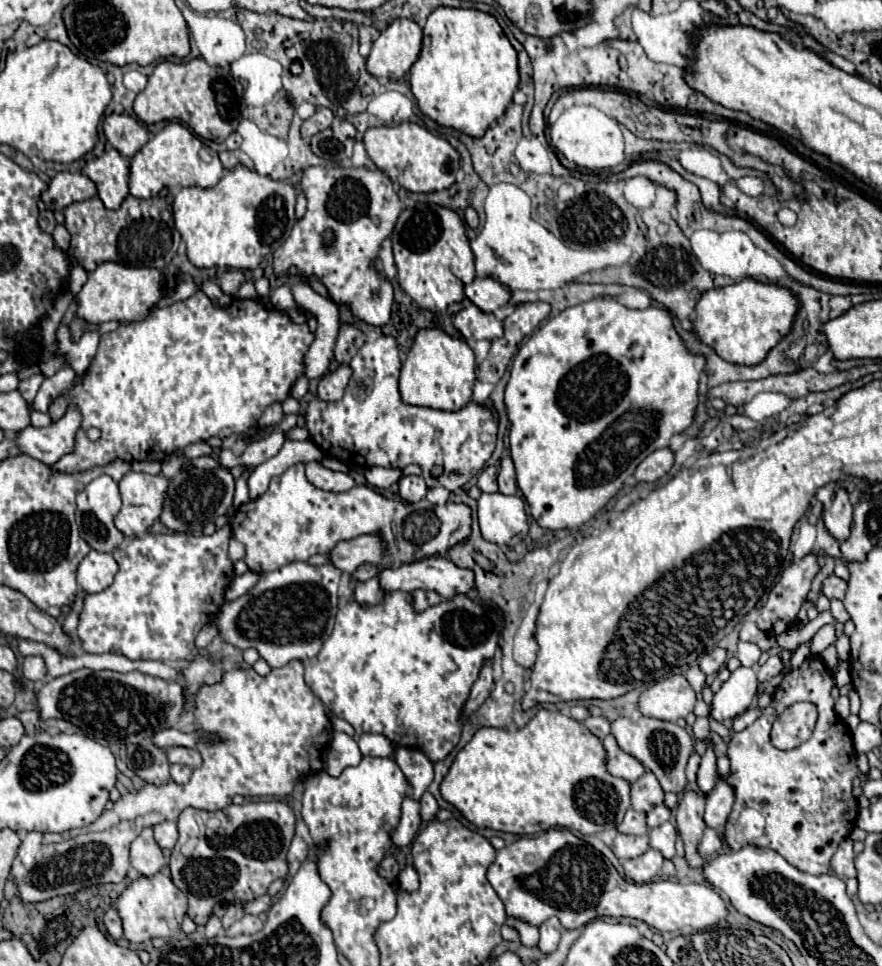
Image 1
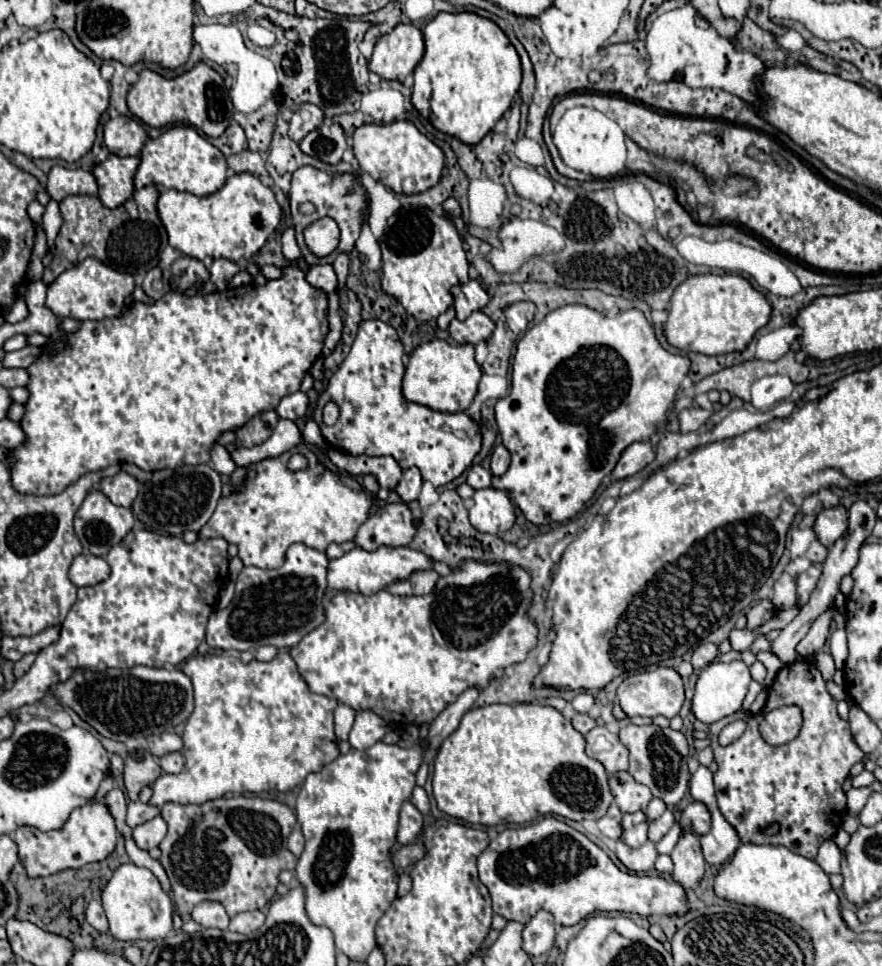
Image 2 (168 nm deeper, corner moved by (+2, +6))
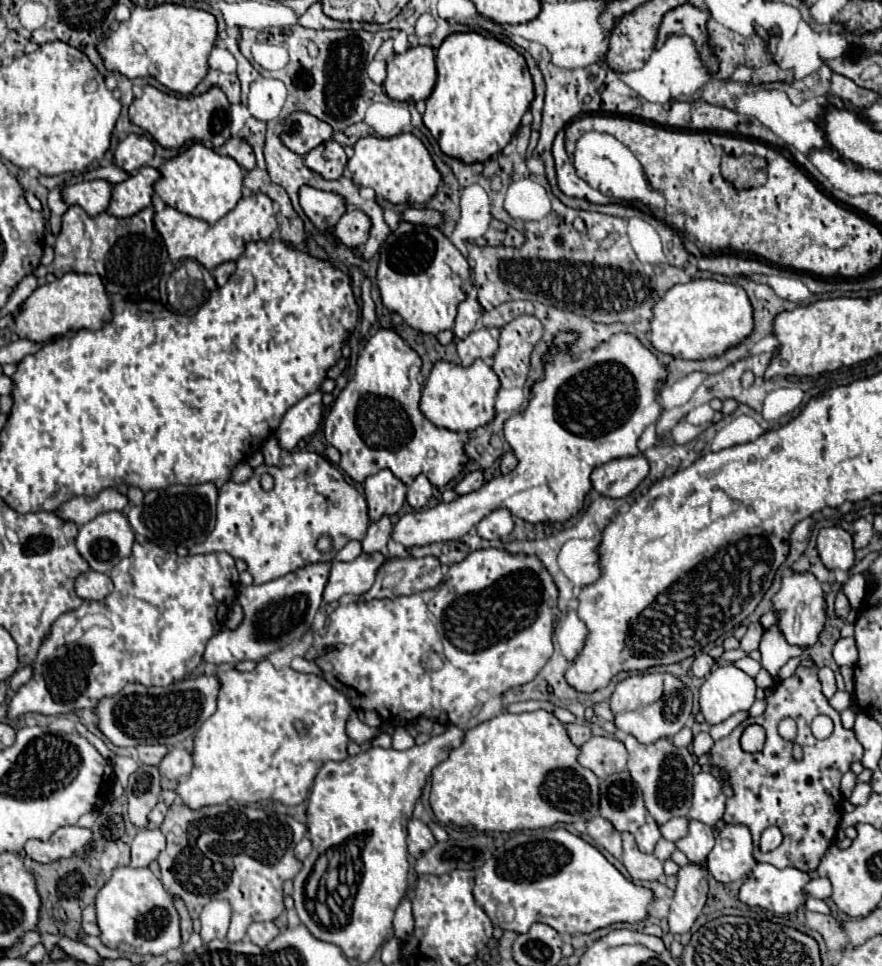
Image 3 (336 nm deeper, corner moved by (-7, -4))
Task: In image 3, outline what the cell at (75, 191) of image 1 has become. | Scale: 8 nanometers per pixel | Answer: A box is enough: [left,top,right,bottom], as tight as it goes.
[63,180,113,216]

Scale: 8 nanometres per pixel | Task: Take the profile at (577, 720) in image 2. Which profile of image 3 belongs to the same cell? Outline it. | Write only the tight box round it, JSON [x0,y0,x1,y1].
[565,724,591,746]

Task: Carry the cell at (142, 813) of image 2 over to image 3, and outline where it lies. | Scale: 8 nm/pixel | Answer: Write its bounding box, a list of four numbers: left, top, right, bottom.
[149,802,167,828]

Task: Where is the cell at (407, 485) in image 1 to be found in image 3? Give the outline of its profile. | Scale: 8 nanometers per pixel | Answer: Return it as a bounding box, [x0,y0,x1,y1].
[407,476,433,510]

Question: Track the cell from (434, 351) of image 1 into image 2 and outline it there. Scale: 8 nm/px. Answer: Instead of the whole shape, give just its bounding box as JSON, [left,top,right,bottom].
[402,340,482,412]

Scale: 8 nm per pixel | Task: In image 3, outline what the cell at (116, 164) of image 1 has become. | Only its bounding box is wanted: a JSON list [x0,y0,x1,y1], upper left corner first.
[107,168,161,218]

